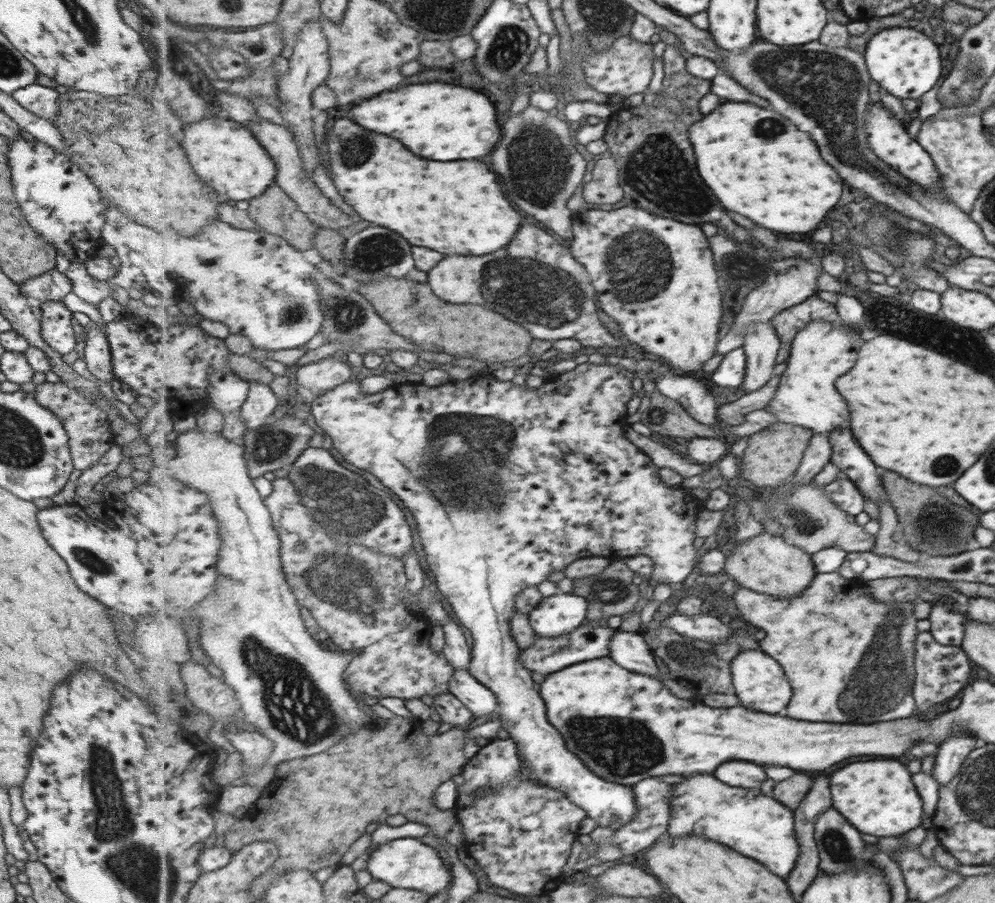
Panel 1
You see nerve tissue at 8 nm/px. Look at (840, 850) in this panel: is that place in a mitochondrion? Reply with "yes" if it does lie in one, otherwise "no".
yes

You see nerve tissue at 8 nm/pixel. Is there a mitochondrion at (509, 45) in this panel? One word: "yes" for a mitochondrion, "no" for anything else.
yes

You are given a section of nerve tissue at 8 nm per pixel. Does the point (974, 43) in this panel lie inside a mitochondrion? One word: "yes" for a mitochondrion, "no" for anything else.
no

